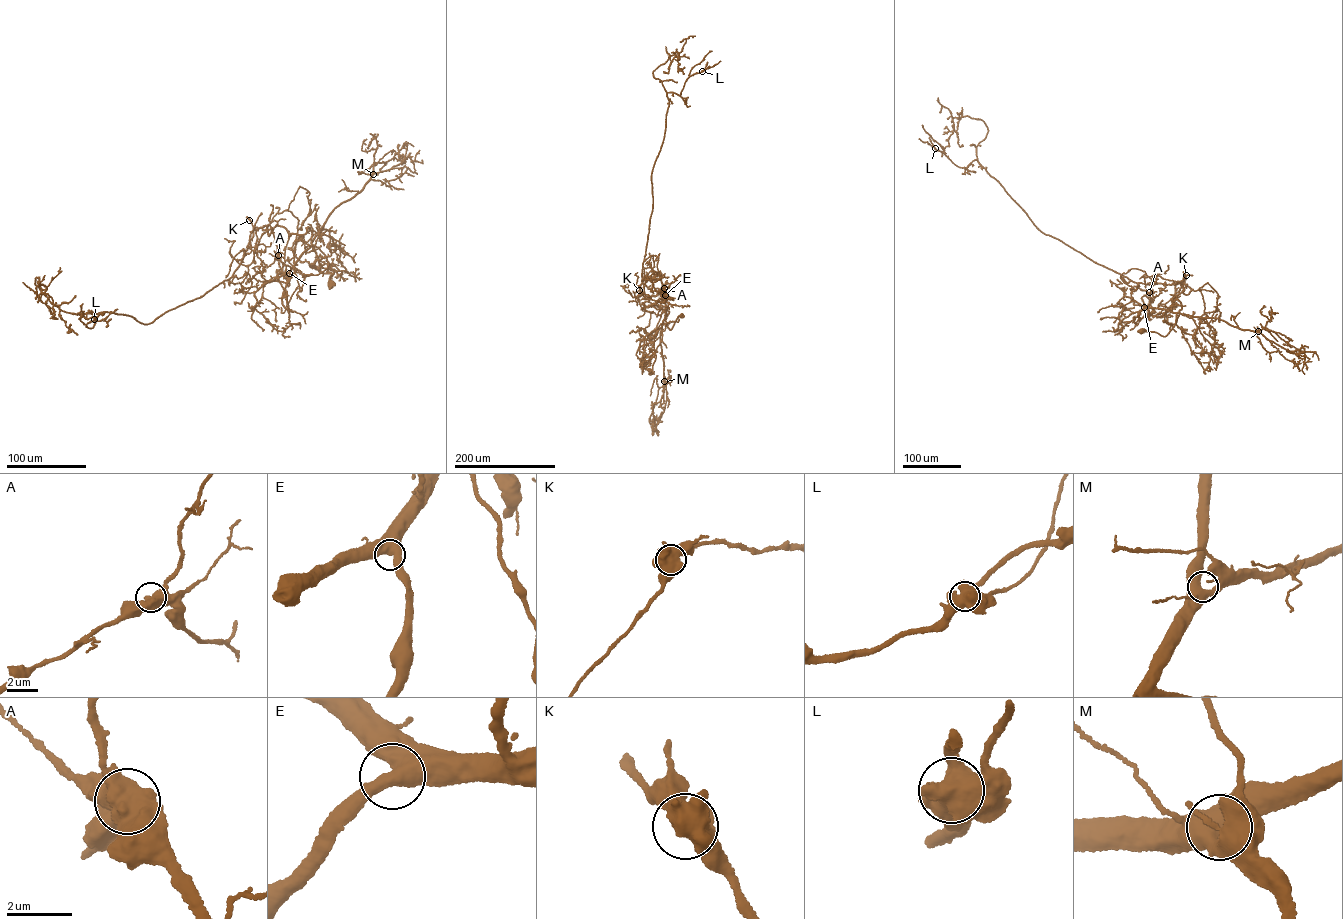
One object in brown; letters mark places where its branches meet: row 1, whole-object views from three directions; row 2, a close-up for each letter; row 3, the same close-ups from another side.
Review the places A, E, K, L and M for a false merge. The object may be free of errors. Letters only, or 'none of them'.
none of them

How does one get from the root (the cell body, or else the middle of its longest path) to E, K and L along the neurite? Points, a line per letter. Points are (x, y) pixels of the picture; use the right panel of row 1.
E: (1142, 330), (1165, 336), (1176, 318), (1175, 313), (1164, 309), (1144, 307)
K: (1142, 330), (1164, 336), (1171, 330), (1181, 307), (1172, 298), (1192, 289), (1181, 282), (1186, 275)
L: (1142, 330), (1166, 335), (1172, 298), (1192, 289), (1095, 262), (1038, 229), (977, 160), (935, 148)

